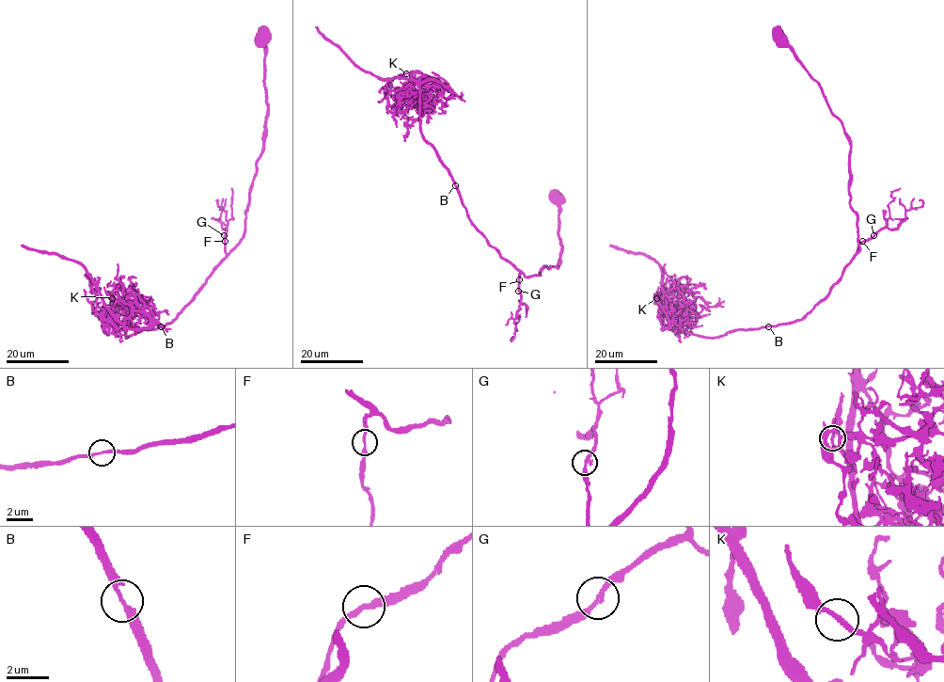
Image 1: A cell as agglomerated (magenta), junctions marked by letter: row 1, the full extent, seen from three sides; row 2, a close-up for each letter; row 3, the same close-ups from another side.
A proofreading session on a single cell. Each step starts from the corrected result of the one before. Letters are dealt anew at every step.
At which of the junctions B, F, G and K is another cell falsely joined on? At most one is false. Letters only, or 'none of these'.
none of these

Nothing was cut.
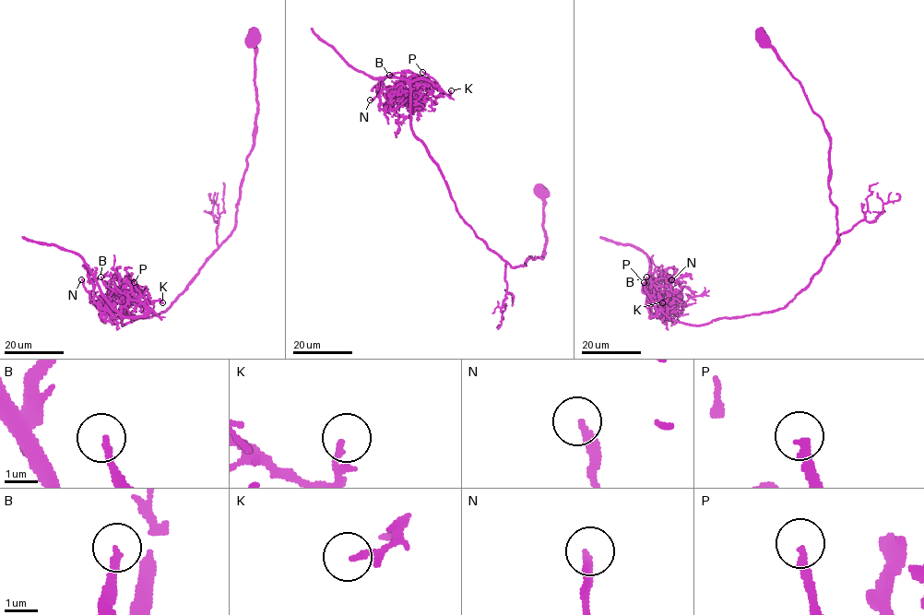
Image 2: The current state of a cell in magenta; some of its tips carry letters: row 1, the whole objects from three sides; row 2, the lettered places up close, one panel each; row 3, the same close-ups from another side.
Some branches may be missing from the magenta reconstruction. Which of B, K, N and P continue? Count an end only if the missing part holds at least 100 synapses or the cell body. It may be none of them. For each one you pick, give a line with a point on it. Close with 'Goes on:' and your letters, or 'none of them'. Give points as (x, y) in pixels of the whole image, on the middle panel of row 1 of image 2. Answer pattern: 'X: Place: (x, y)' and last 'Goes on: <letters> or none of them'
P: Place: (422, 72)
Goes on: P

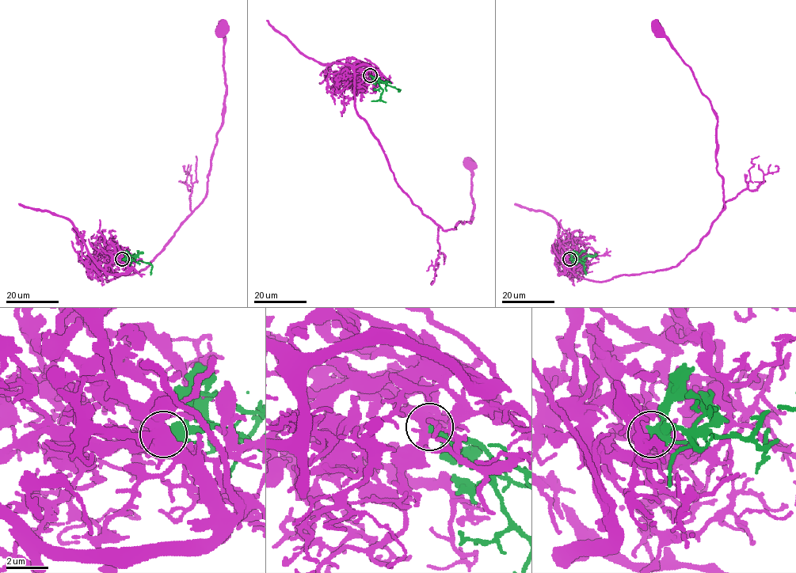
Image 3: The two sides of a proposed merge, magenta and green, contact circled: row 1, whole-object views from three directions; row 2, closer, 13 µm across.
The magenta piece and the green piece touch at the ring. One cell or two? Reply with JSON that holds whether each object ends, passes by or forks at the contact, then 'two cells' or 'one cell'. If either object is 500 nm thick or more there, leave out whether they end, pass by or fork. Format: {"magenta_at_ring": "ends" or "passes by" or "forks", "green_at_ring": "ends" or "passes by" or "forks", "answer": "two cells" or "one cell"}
{"answer": "one cell"}

